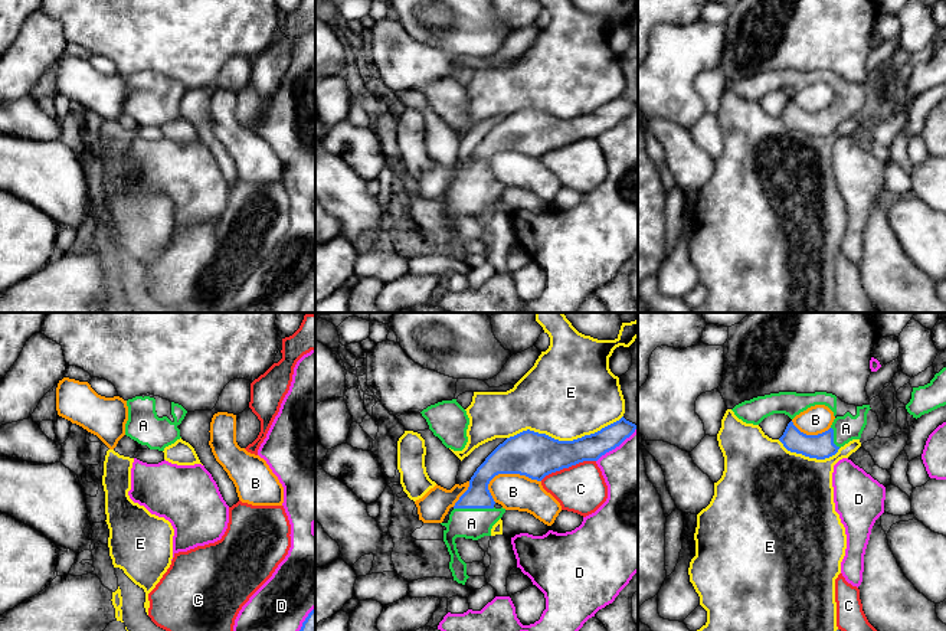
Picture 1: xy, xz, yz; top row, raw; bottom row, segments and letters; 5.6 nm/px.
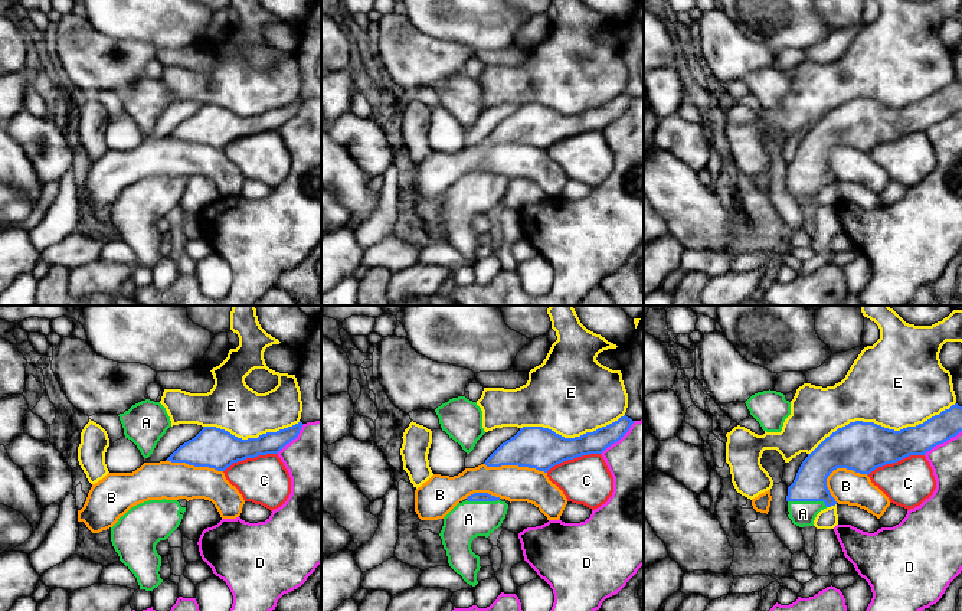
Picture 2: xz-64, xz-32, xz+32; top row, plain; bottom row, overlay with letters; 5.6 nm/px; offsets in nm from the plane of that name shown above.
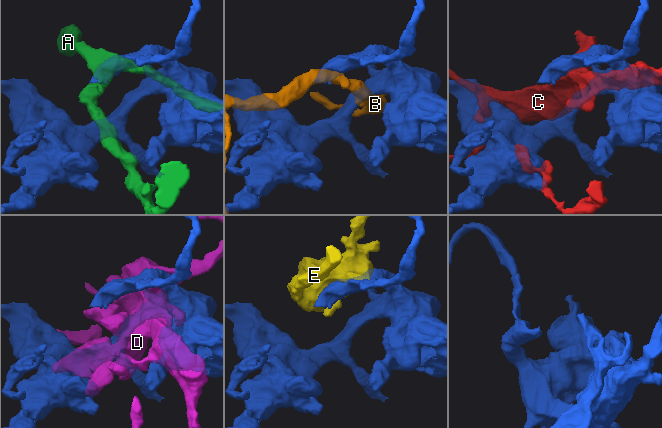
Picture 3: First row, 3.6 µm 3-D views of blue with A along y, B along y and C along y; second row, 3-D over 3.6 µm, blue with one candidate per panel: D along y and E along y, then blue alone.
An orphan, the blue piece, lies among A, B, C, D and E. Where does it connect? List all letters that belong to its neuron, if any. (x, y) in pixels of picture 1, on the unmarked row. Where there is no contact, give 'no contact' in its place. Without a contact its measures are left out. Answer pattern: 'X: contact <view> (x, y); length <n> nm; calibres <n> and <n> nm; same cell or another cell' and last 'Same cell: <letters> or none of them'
A: contact xz (474, 185); length 240 nm; calibres 140 and 180 nm; same cell
B: contact xz (511, 150); length 300 nm; calibres 260 and 200 nm; another cell
C: contact xz (568, 144); length 340 nm; calibres 260 and 280 nm; another cell
D: contact xz (616, 123); length 300 nm; calibres 150 and 360 nm; another cell
E: contact xz (565, 118); length 650 nm; calibres 260 and 480 nm; another cell
Same cell: A

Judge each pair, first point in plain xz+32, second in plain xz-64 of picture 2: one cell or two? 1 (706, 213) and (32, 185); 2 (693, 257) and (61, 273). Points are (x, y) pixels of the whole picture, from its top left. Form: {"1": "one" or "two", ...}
{"1": "one", "2": "two"}

